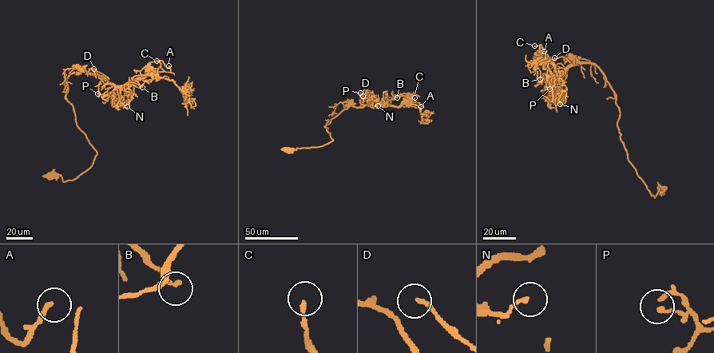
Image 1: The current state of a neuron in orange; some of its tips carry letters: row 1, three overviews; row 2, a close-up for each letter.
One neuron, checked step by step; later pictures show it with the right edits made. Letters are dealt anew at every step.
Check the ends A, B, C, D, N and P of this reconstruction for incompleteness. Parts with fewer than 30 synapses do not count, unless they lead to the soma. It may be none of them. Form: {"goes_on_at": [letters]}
{"goes_on_at": []}

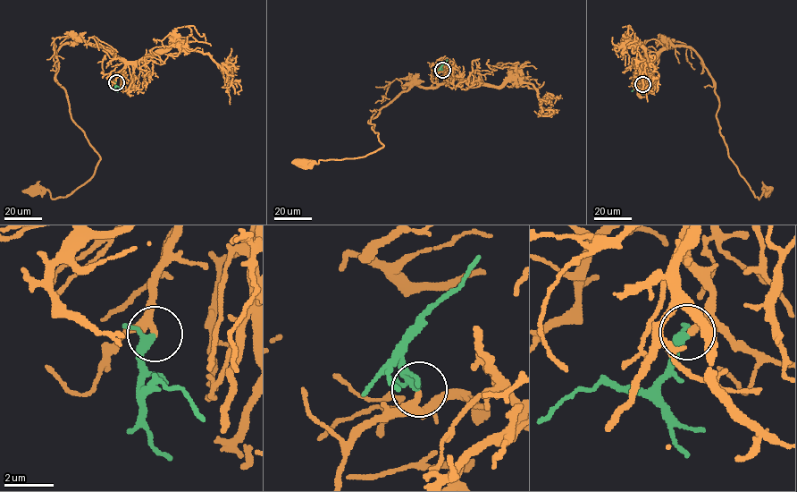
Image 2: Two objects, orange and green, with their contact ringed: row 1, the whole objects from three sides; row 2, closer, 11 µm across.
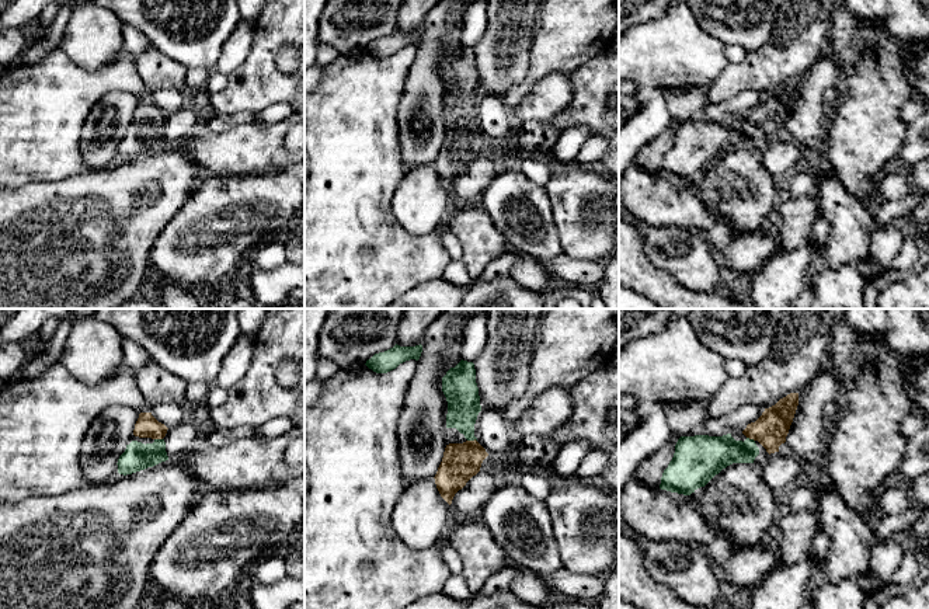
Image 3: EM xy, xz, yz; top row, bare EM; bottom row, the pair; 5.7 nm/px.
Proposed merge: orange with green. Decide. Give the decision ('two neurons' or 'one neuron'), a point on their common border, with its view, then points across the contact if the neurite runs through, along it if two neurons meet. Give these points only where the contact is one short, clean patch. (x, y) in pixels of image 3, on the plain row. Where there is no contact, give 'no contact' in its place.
one neuron | xz (472, 126) | across xz (460, 148), (472, 136), (472, 126), (463, 107), (463, 87)

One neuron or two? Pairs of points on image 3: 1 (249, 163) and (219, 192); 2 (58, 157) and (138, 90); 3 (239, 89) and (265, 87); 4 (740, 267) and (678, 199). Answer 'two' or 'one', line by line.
1: two
2: one
3: one
4: one

